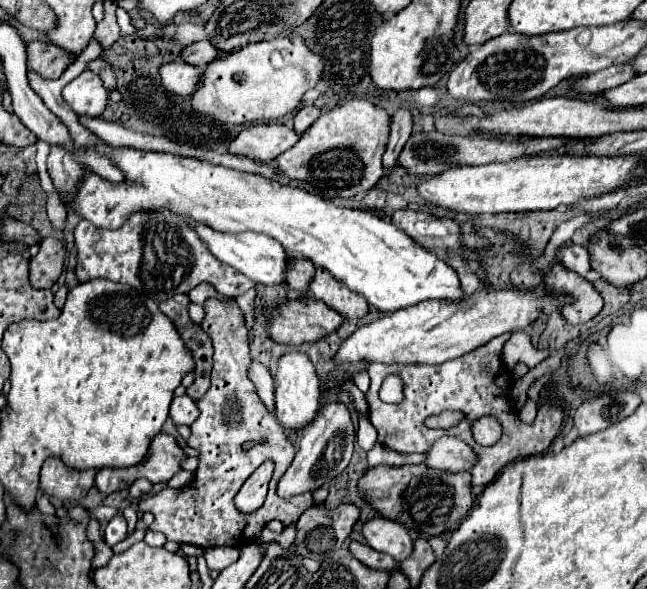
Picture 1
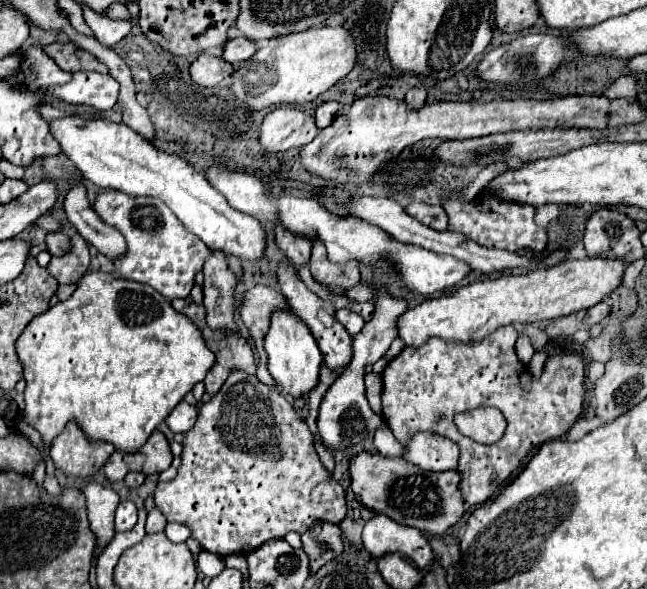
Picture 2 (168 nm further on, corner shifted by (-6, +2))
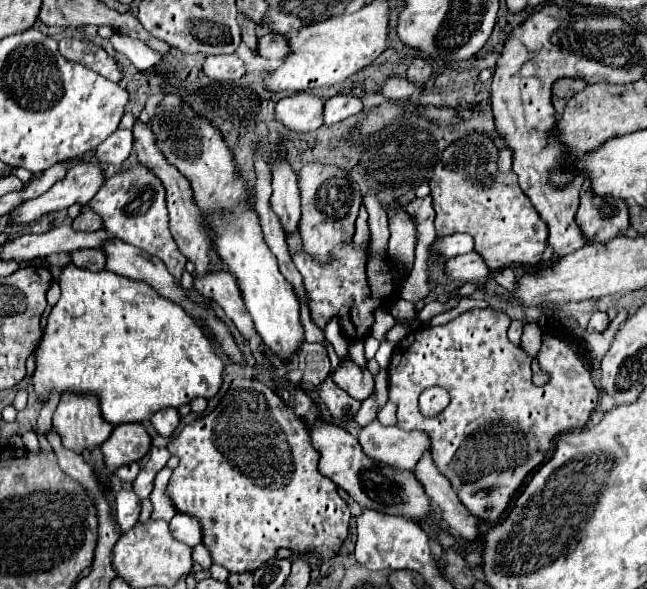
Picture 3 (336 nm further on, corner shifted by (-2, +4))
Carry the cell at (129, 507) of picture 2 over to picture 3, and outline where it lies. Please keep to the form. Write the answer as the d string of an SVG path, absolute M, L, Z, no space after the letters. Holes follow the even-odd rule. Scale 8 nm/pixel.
M118 491L116 493L116 521L122 531L128 531L136 525L140 517L140 499L134 491Z

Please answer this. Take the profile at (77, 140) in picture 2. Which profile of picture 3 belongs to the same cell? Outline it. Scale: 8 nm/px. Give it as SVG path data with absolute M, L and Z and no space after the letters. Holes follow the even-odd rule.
M118 129L98 145L96 159L100 163L112 163L120 167L128 159L130 151L132 151L132 131Z

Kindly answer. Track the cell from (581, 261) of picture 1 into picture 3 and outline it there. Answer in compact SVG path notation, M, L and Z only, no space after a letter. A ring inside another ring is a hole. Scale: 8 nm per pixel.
M458 233L458 235L450 235L450 237L440 237L436 247L440 247L442 257L450 259L450 257L456 257L456 255L464 255L464 253L474 251L472 249L474 247L474 241L472 241L472 237L468 237L464 233Z

